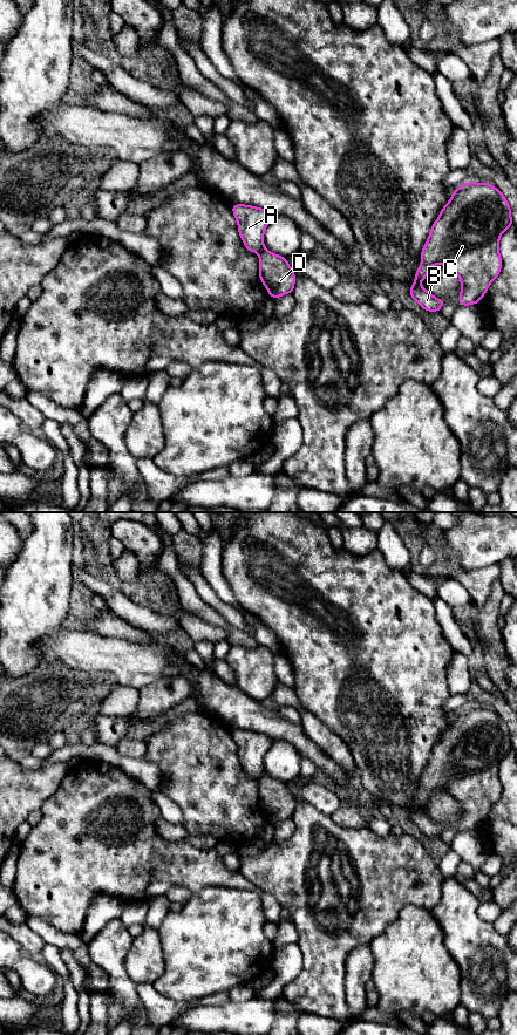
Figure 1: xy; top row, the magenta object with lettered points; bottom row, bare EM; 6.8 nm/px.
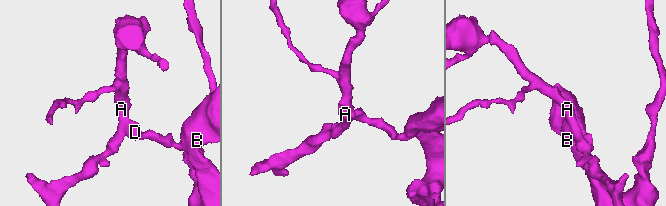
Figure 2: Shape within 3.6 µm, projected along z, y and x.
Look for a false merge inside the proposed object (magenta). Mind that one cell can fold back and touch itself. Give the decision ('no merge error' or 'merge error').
merge error

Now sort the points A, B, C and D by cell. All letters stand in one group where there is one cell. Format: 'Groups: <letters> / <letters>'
Groups: A / B C D

